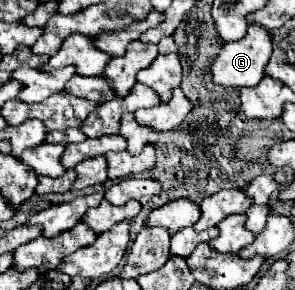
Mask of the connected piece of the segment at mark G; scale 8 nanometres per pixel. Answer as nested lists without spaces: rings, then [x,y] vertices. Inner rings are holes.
[[[251,24],[245,38],[223,44],[219,56],[211,64],[213,82],[229,88],[257,86],[269,58],[271,34],[259,24]]]

